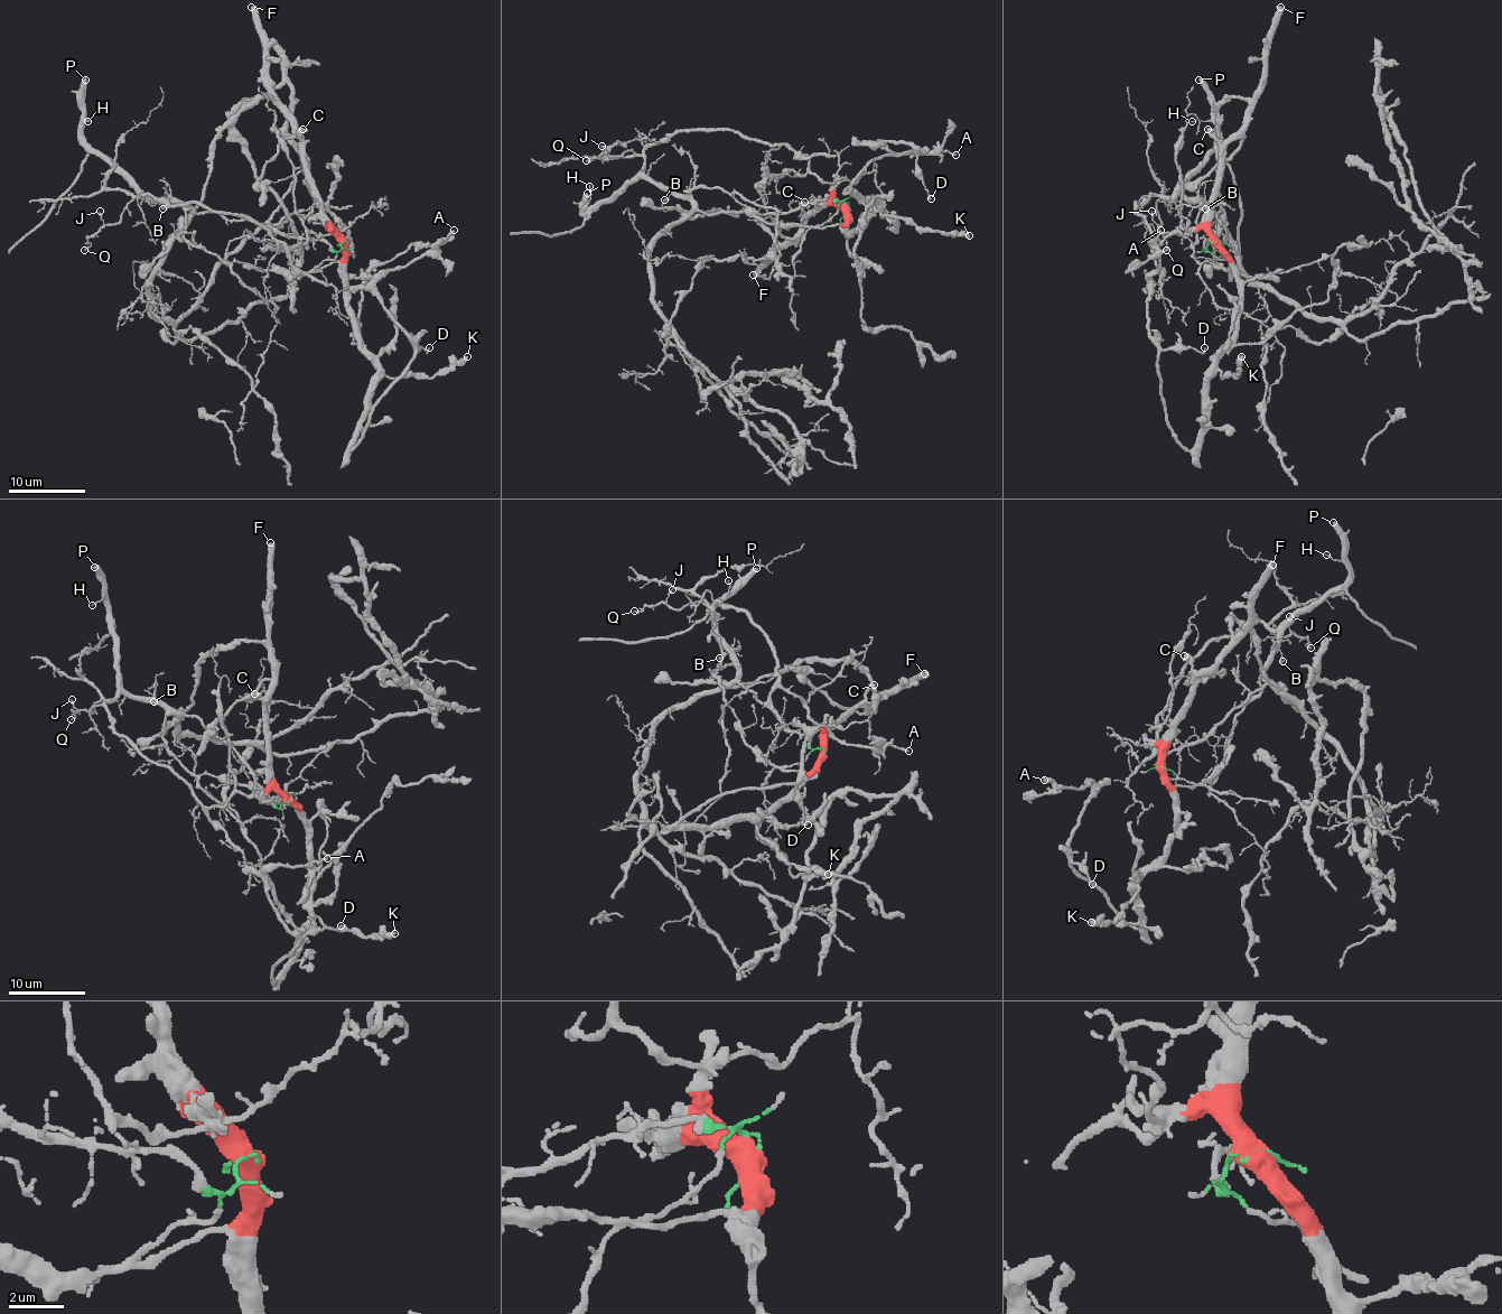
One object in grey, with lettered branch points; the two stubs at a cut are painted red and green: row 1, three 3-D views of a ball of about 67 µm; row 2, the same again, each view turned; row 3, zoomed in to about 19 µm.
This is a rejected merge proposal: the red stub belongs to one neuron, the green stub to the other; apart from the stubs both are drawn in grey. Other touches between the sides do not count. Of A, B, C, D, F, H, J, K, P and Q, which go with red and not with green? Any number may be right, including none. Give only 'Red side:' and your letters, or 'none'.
Red side: A, C, D, F, K

